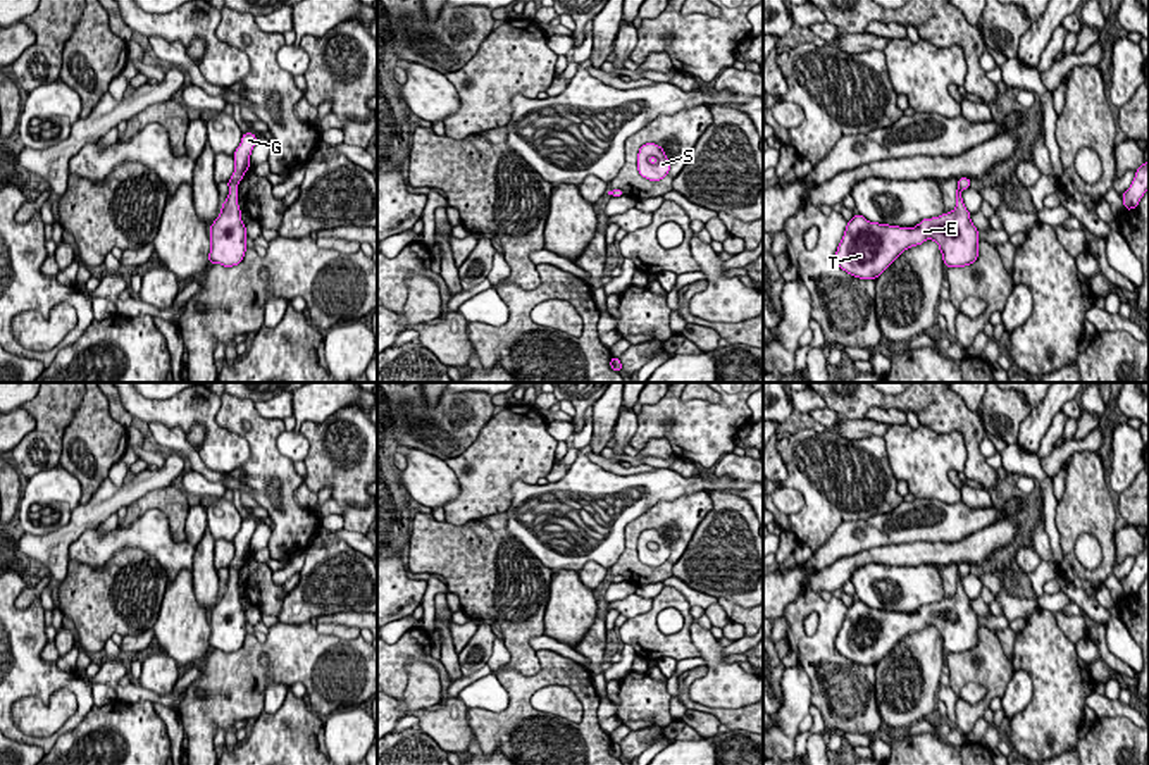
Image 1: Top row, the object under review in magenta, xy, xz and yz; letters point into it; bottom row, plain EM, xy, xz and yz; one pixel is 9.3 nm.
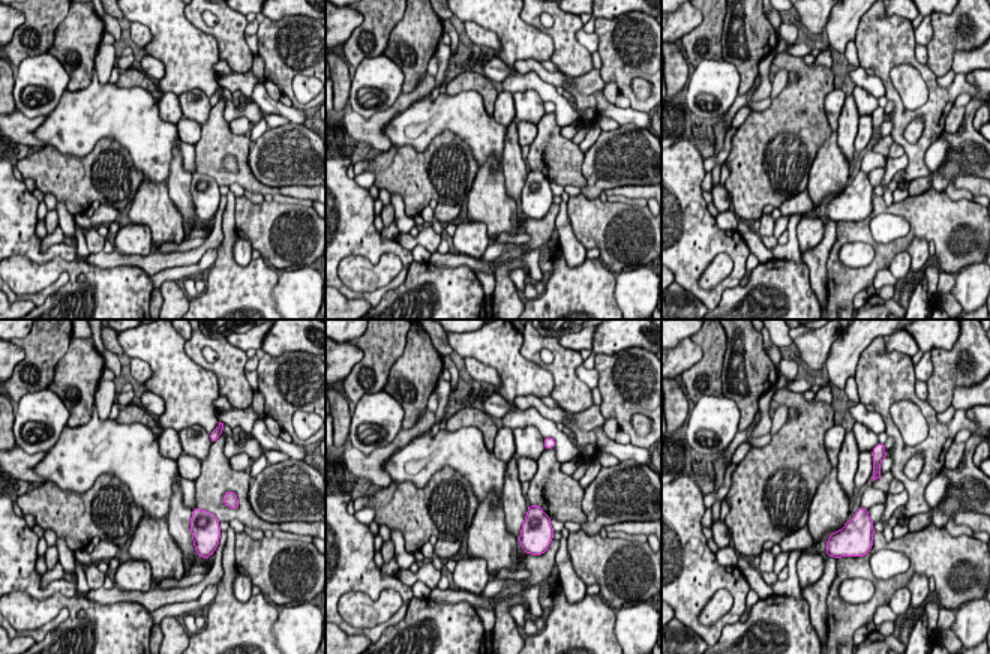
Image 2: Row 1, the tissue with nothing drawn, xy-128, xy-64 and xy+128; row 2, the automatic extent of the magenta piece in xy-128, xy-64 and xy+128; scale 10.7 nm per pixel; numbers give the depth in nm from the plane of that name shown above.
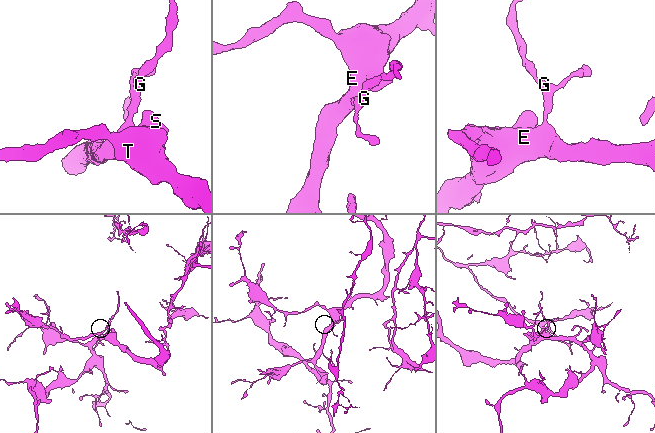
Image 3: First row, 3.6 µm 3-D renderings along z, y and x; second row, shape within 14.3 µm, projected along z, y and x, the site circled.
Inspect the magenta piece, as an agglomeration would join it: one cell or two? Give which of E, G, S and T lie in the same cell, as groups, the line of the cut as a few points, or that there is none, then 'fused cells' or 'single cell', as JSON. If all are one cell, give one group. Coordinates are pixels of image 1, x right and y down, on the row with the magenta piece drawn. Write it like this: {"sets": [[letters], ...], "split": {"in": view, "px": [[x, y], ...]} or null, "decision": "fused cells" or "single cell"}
{"sets": [["E", "G", "S", "T"]], "split": null, "decision": "single cell"}

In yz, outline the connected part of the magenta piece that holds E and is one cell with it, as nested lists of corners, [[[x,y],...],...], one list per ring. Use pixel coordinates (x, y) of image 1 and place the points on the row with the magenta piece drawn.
[[[968,177],[958,179],[953,212],[923,219],[915,227],[870,222],[854,214],[837,246],[835,264],[854,277],[877,279],[904,250],[934,239],[946,267],[972,265],[978,258],[980,239],[961,198],[970,183]]]

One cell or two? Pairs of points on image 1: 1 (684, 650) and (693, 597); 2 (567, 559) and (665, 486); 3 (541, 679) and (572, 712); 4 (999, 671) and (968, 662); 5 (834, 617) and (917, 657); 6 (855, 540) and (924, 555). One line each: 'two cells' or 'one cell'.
1: two cells
2: one cell
3: two cells
4: one cell
5: two cells
6: two cells

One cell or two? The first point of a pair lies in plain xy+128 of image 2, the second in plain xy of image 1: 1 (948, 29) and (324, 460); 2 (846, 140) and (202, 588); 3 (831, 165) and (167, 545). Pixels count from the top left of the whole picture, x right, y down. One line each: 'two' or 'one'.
1: one
2: one
3: two

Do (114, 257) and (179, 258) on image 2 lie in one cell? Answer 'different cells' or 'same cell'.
same cell

